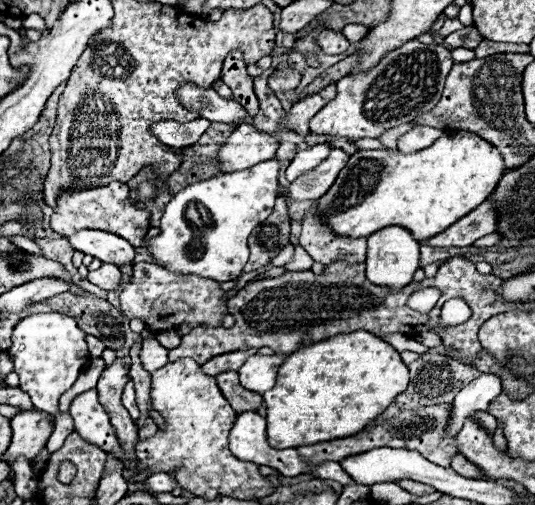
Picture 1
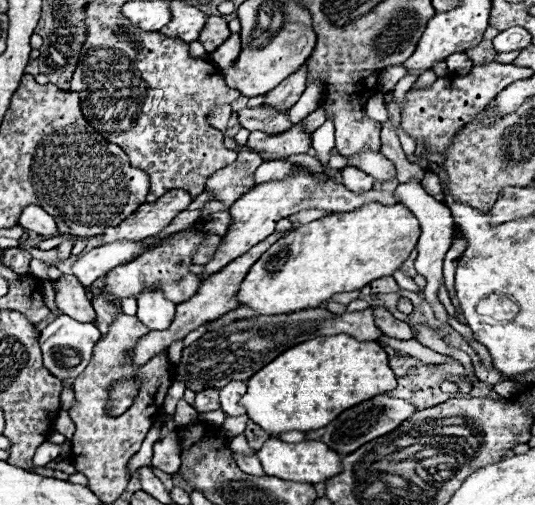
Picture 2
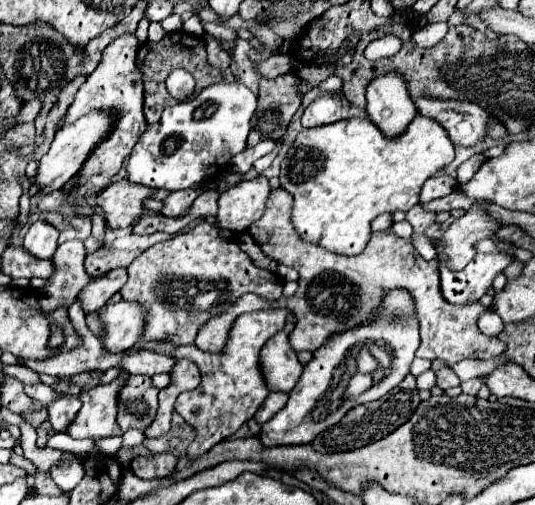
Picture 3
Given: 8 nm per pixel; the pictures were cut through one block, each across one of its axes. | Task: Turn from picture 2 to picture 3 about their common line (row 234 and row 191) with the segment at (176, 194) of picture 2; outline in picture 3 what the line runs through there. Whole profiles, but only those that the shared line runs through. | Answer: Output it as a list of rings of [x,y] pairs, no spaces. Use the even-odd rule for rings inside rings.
[[[118,180],[96,196],[96,204],[104,210],[104,220],[110,228],[128,228],[140,218],[142,200],[154,192],[146,186]]]

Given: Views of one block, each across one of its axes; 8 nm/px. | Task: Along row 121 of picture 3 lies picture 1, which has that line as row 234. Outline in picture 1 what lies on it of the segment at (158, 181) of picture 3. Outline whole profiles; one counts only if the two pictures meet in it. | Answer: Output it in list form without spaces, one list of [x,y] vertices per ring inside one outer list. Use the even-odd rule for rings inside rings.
[[[270,158],[248,170],[220,174],[180,190],[166,206],[160,236],[148,244],[154,262],[174,272],[198,274],[218,282],[236,280],[248,260],[248,236],[274,210],[280,166],[280,160]],[[200,208],[206,212],[200,212]]]

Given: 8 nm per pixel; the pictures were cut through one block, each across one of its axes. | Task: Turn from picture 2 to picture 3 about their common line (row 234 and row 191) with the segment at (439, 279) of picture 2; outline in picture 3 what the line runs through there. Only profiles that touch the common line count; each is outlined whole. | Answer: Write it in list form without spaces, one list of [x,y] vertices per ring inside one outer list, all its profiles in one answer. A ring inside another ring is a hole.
[[[438,174],[438,176],[432,176],[424,182],[422,190],[420,190],[420,202],[430,202],[430,200],[436,200],[436,198],[442,198],[442,196],[448,196],[452,190],[456,190],[456,178],[452,176],[446,176],[446,174]]]

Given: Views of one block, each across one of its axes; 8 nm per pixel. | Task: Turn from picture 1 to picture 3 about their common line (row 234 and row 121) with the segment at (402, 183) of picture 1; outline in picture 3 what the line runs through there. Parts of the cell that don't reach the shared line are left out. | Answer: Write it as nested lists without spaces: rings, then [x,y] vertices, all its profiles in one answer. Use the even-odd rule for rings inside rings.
[[[418,114],[408,126],[408,130],[396,140],[386,140],[382,132],[368,118],[352,118],[328,126],[302,130],[296,136],[294,144],[290,146],[286,158],[282,160],[280,188],[292,194],[294,198],[290,220],[296,234],[304,242],[324,246],[334,254],[356,256],[368,244],[368,238],[372,234],[370,222],[378,214],[394,210],[406,212],[414,204],[418,204],[418,194],[422,184],[430,176],[438,174],[438,170],[442,170],[452,160],[454,160],[454,144],[450,142],[448,132],[432,118]]]

